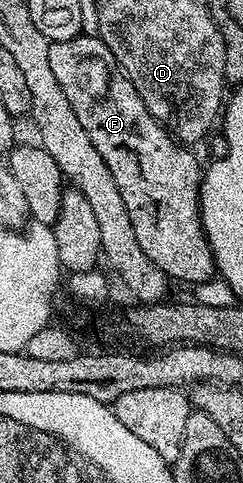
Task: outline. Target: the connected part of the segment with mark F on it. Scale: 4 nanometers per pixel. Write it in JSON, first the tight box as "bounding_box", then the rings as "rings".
{"bounding_box":[50,35,216,282],"rings":[[[81,35],[51,42],[50,68],[54,70],[66,99],[70,99],[74,115],[78,115],[82,127],[86,127],[90,143],[94,143],[106,167],[110,167],[110,175],[114,175],[114,183],[118,183],[122,203],[126,203],[126,215],[130,215],[134,236],[142,251],[146,251],[148,258],[173,282],[213,280],[216,260],[212,258],[212,248],[208,246],[208,237],[200,222],[202,165],[196,162],[195,155],[188,150],[191,148],[177,141],[158,119],[154,119],[154,115],[150,115],[146,103],[142,103],[142,95],[134,91],[134,83],[130,83],[128,76],[121,71],[110,47],[106,47],[99,36]]]}

